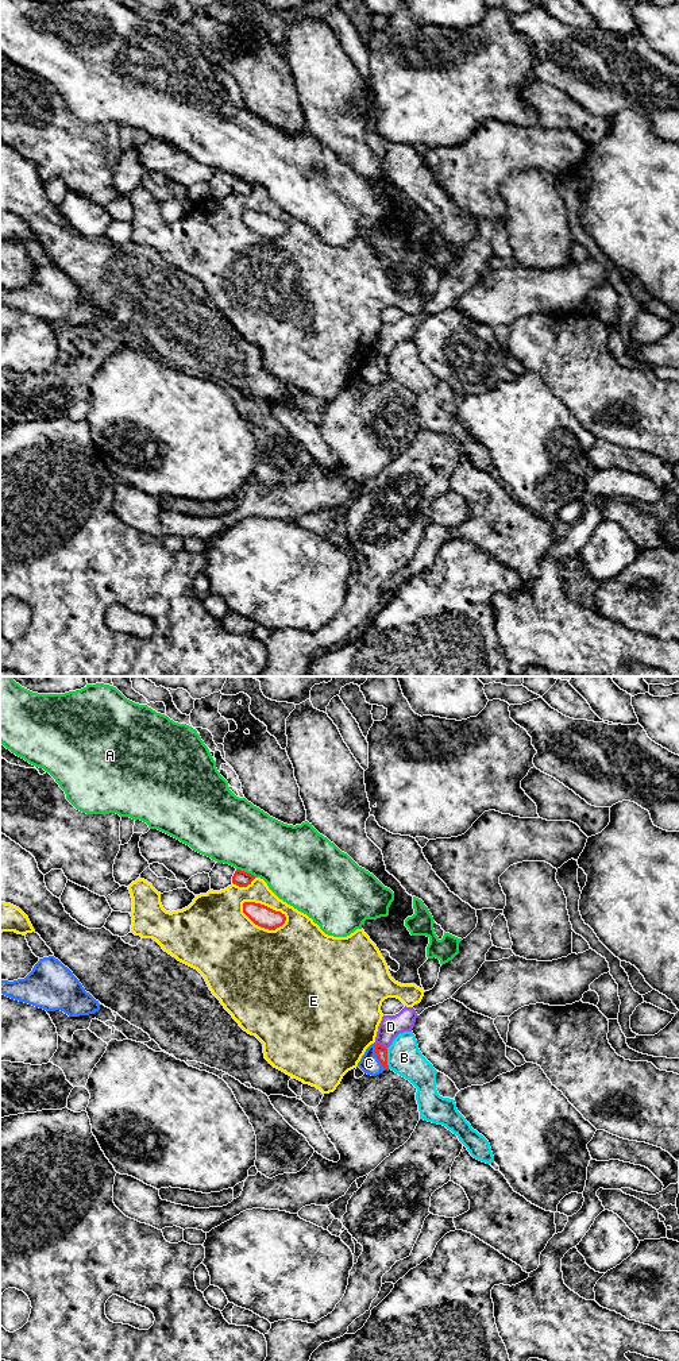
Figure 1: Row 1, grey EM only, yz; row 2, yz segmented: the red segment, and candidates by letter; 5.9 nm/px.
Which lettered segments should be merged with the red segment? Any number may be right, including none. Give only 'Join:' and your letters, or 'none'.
Join: none

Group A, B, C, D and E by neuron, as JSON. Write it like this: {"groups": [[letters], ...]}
{"groups": [["A"], ["B"], ["C"], ["D"], ["E"]]}

